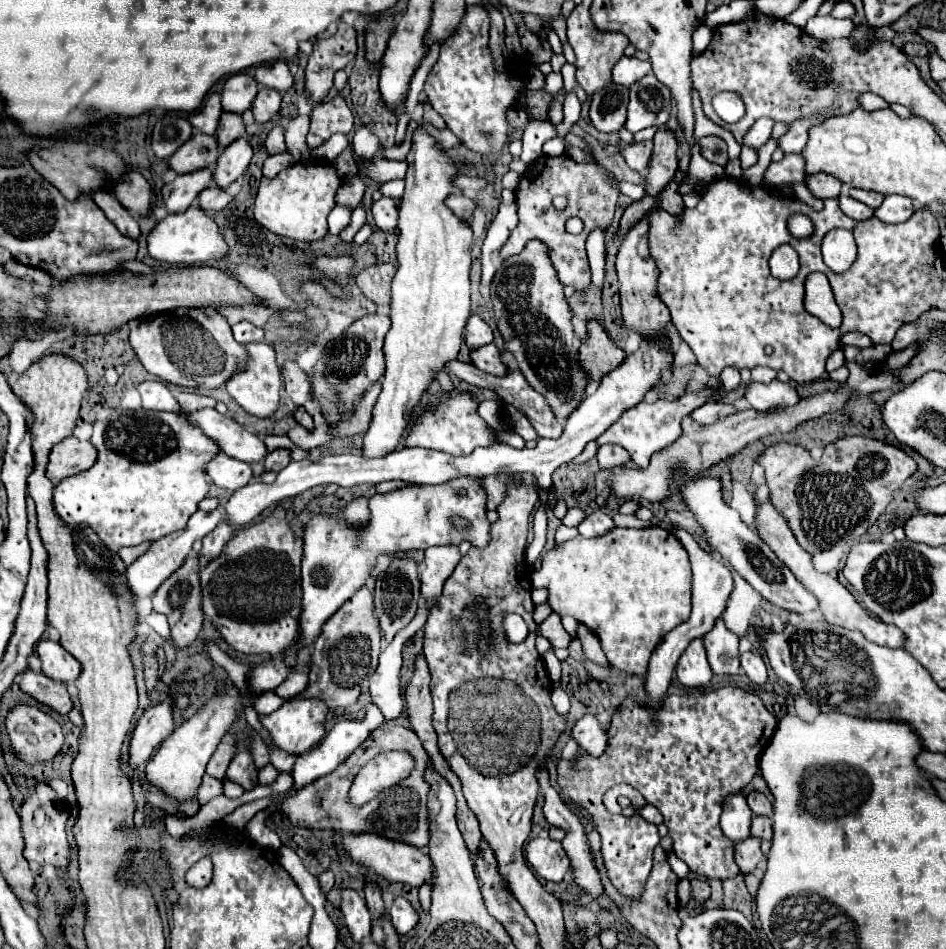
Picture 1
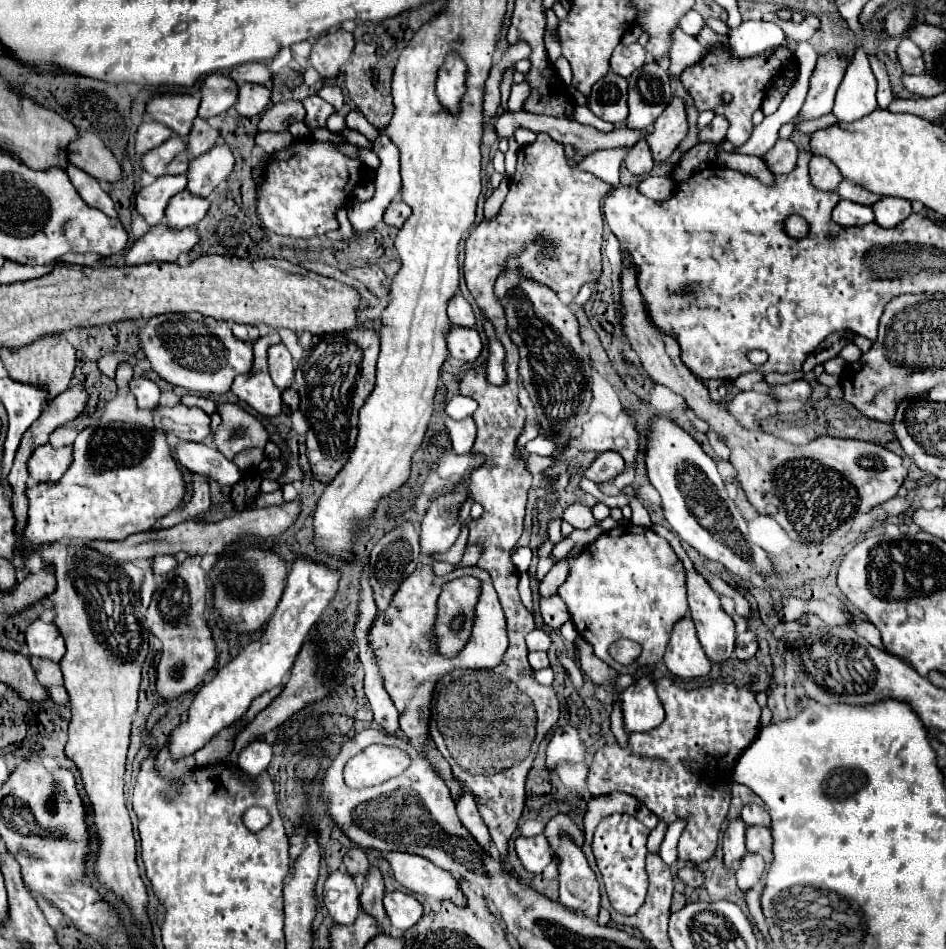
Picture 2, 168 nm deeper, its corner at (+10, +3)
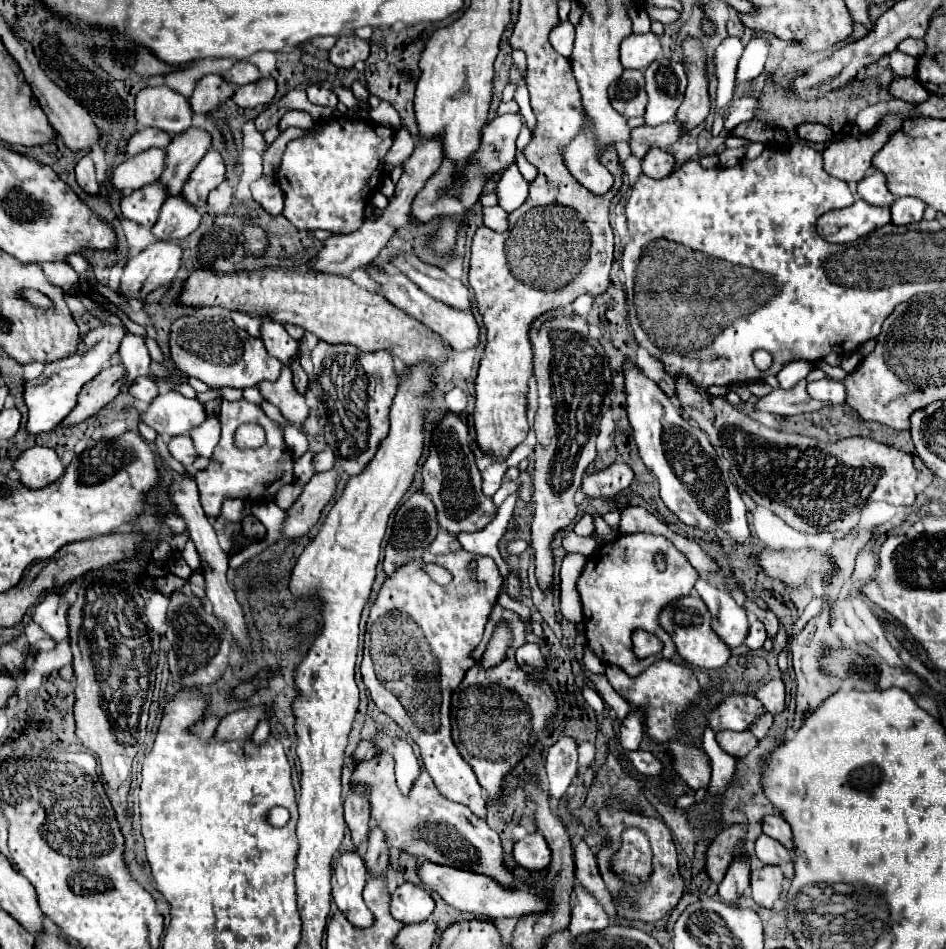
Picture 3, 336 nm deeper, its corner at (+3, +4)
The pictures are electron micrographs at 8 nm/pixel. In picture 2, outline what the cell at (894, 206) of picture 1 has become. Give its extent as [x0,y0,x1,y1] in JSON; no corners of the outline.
[873,197,911,227]

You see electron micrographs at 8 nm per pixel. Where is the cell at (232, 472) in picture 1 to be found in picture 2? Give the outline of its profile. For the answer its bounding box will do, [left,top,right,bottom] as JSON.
[175,441,241,487]

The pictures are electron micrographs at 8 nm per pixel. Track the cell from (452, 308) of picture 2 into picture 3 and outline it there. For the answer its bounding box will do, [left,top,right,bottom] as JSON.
[392,254,472,310]

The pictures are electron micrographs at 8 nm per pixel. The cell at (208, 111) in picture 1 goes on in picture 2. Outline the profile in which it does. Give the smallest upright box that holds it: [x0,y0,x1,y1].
[145,93,199,139]

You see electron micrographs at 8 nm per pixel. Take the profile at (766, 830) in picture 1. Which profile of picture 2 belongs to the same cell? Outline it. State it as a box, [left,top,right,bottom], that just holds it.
[747,827,773,853]

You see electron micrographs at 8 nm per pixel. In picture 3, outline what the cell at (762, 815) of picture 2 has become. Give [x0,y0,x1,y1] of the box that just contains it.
[762,814,792,848]

